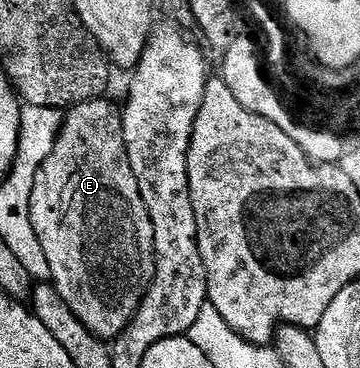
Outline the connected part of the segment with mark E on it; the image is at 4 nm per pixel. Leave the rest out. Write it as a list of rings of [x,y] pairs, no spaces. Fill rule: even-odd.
[[[98,99],[79,103],[64,114],[61,122],[61,130],[55,139],[55,147],[51,147],[51,155],[39,167],[39,175],[35,175],[35,187],[31,187],[31,211],[29,212],[31,227],[39,239],[39,247],[47,254],[47,267],[51,267],[51,284],[57,290],[59,296],[67,303],[73,314],[83,323],[87,331],[93,336],[102,339],[116,339],[125,332],[131,319],[137,313],[141,300],[145,298],[145,292],[149,289],[149,282],[153,279],[153,228],[147,207],[143,203],[143,195],[139,195],[139,183],[135,183],[135,171],[131,171],[131,163],[127,159],[127,147],[123,139],[123,127],[121,126],[121,113],[109,102],[109,99]]]

